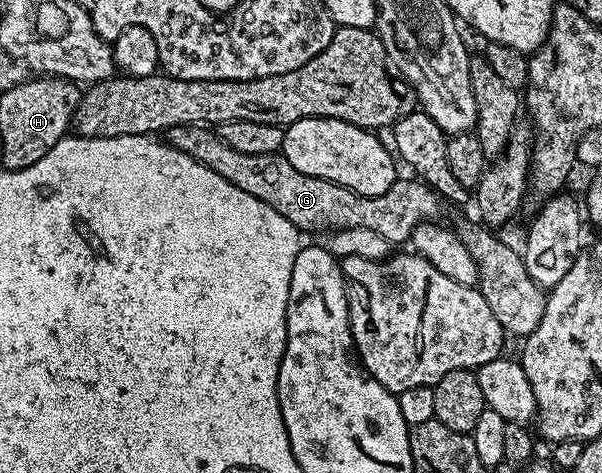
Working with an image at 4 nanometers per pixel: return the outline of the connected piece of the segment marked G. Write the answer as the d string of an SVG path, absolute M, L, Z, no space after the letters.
M205 125L173 127L167 133L167 141L175 149L195 157L195 161L207 165L207 169L219 173L219 177L231 181L231 185L243 189L243 193L251 193L251 197L259 197L259 201L271 205L271 209L283 213L283 217L287 217L291 225L295 225L298 230L305 233L308 233L312 227L322 227L322 232L325 233L347 229L372 229L374 233L379 233L379 237L387 237L390 244L397 245L404 239L406 242L420 223L431 223L442 218L440 216L441 206L443 206L441 196L428 183L422 183L413 177L408 177L409 179L399 177L391 185L391 189L387 189L385 195L367 197L343 185L335 185L335 181L323 181L323 177L307 177L307 173L299 173L299 169L295 169L295 165L291 165L291 161L287 161L280 153L275 155L239 153L239 149L231 149L231 145L227 145L227 141L223 141L216 130Z

